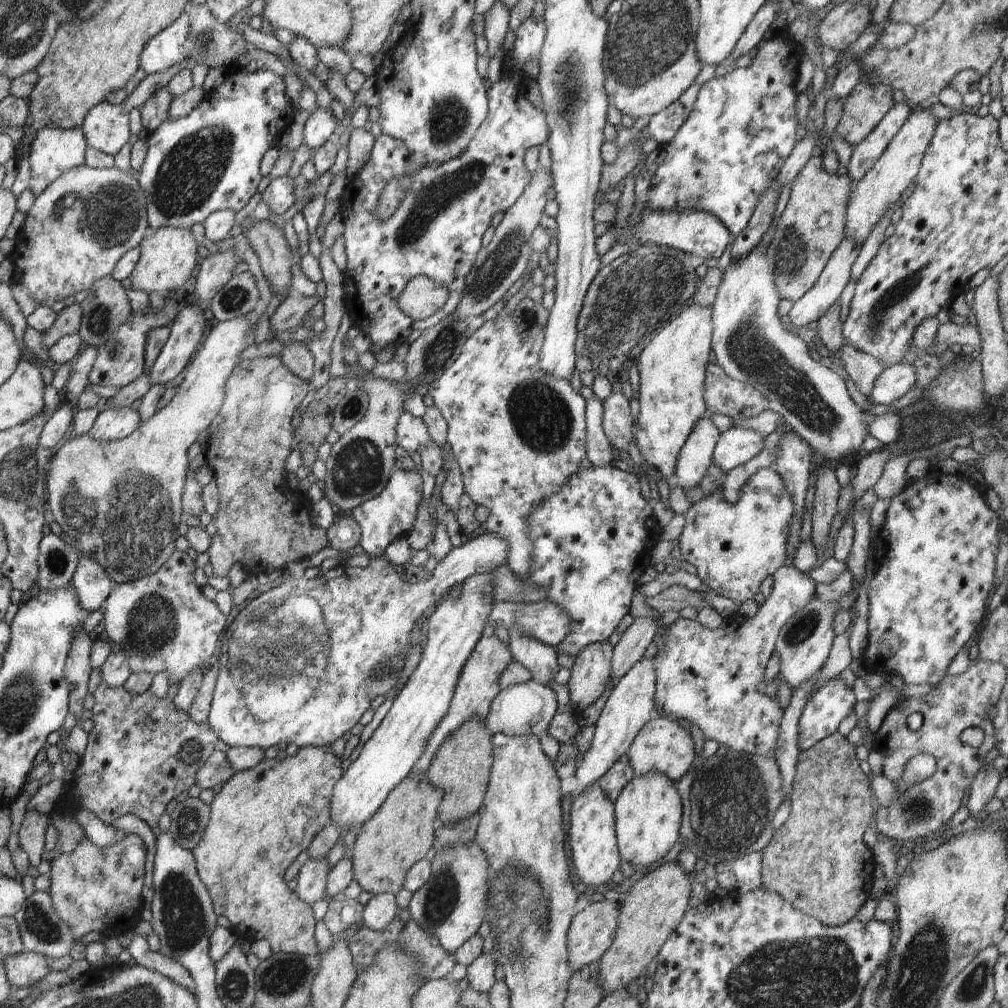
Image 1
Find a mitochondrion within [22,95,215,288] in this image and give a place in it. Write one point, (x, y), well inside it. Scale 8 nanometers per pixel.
(84, 209)

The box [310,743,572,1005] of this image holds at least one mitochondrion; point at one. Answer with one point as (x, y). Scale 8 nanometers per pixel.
(521, 907)

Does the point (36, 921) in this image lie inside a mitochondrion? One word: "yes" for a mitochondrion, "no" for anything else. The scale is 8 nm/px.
yes

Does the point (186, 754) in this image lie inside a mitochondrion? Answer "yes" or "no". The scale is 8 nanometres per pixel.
yes

